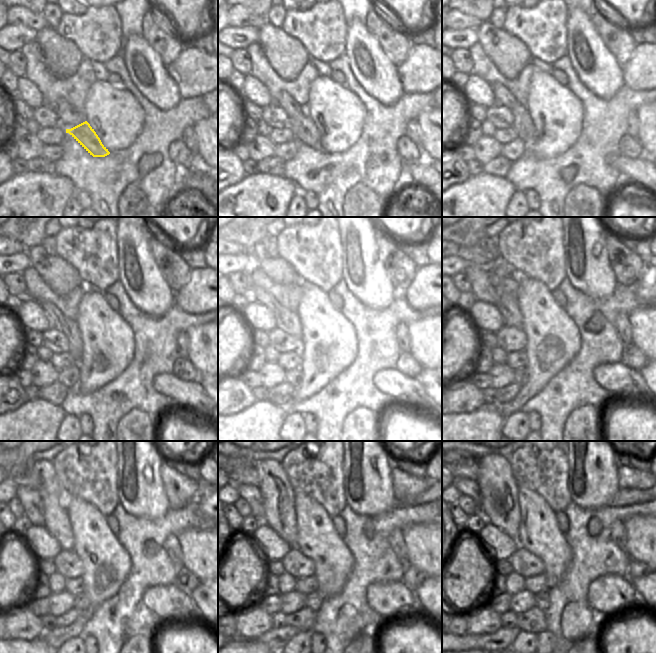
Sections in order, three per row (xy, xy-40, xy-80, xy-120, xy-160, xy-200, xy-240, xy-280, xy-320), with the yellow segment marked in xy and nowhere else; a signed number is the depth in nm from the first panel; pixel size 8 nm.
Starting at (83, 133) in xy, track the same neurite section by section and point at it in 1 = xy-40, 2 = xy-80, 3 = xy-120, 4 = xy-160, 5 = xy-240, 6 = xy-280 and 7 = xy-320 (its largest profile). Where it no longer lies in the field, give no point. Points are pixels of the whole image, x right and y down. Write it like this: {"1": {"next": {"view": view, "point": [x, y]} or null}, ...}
{"1": {"next": {"view": "xy-40", "point": [304, 130]}}, "2": {"next": {"view": "xy-80", "point": [523, 125]}}, "3": {"next": {"view": "xy-120", "point": [69, 327]}}, "4": {"next": {"view": "xy-160", "point": [286, 320]}}, "5": {"next": {"view": "xy-240", "point": [56, 500]}}, "6": {"next": {"view": "xy-280", "point": [277, 493]}}, "7": {"next": {"view": "xy-320", "point": [498, 488]}}}

